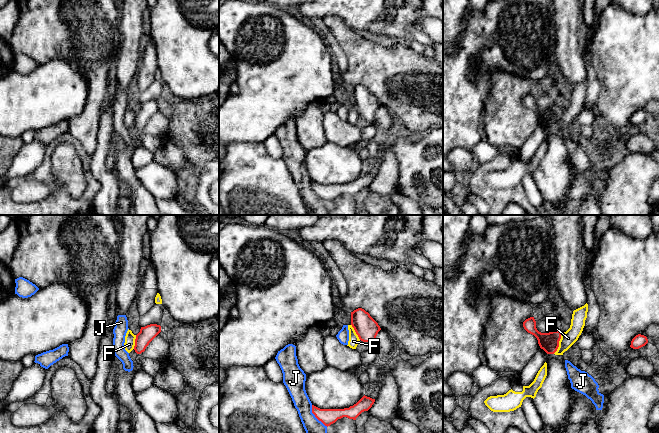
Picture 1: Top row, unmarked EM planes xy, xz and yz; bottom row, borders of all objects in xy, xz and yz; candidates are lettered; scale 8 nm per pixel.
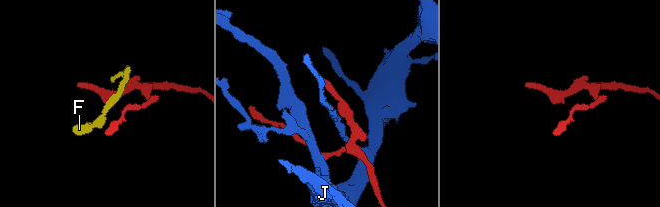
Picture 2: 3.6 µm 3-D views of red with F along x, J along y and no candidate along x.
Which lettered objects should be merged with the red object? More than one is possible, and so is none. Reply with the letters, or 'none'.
none

